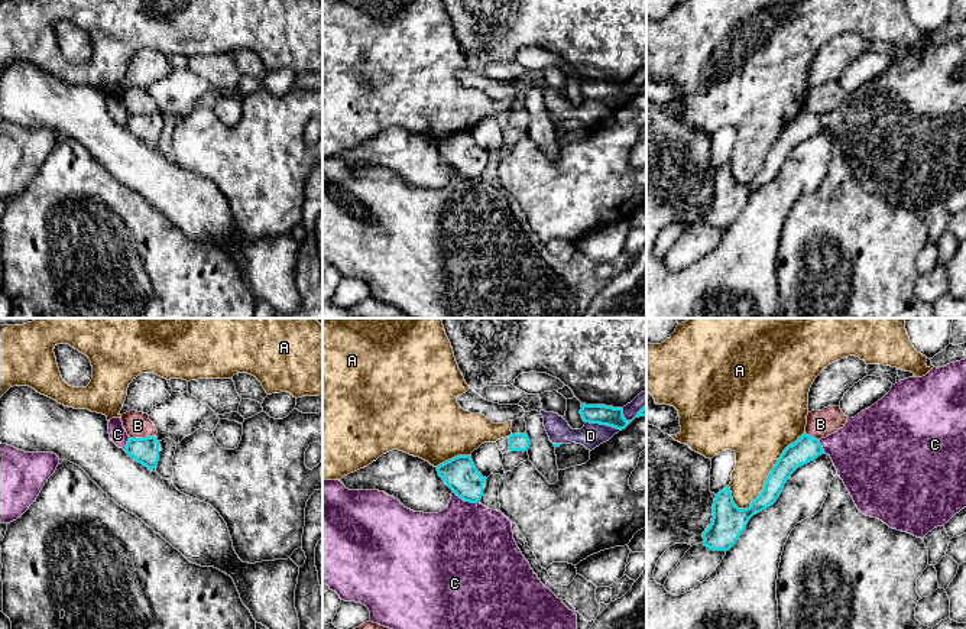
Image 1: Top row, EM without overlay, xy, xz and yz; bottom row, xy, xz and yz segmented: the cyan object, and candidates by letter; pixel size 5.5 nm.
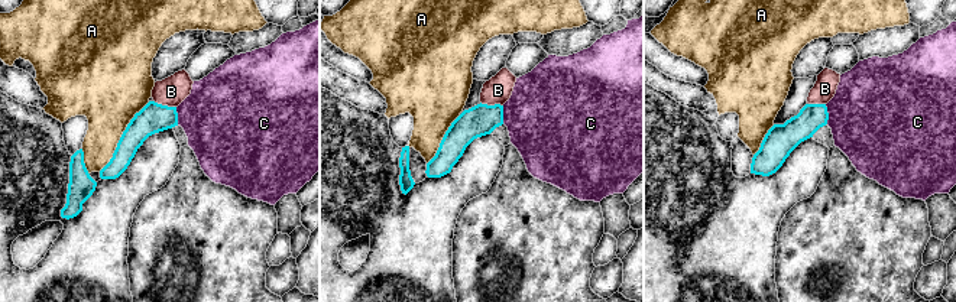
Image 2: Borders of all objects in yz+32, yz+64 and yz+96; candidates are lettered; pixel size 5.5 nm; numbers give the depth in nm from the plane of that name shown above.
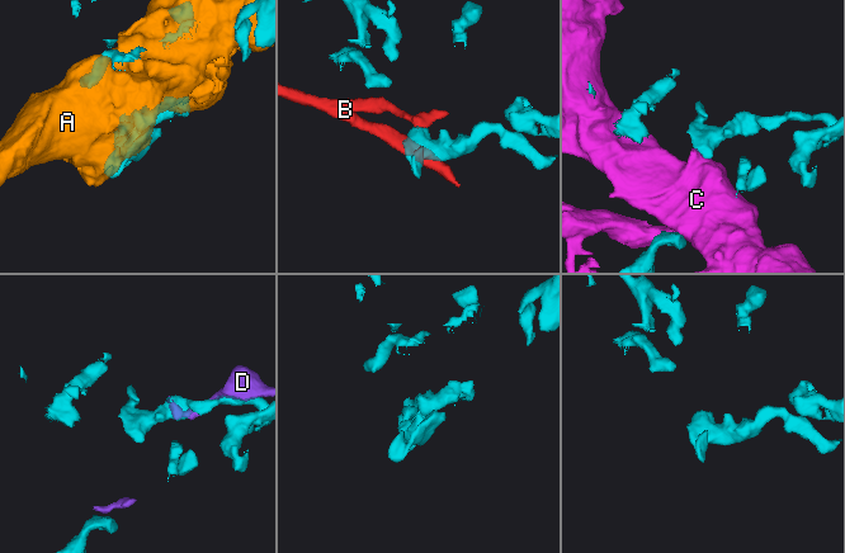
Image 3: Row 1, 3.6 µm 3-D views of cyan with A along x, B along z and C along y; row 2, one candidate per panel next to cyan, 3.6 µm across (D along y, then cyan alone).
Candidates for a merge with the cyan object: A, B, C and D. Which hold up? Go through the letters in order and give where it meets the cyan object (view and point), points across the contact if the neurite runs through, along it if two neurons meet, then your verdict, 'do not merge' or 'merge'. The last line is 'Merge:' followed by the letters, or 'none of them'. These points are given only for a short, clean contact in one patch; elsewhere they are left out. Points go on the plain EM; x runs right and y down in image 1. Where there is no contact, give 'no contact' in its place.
A: contact yz (770, 149); do not merge
B: contact xy (142, 114); border xy (155, 112), (130, 114); do not merge
C: contact xz (466, 177); do not merge
D: contact xz (603, 100); do not merge
Merge: none of them

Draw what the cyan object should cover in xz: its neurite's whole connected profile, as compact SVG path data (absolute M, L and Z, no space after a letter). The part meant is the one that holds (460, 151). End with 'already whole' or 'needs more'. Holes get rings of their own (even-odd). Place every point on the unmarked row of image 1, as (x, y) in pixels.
M457 132L437 143L438 152L464 178L477 179L483 172L483 153L471 132Z; already whole

